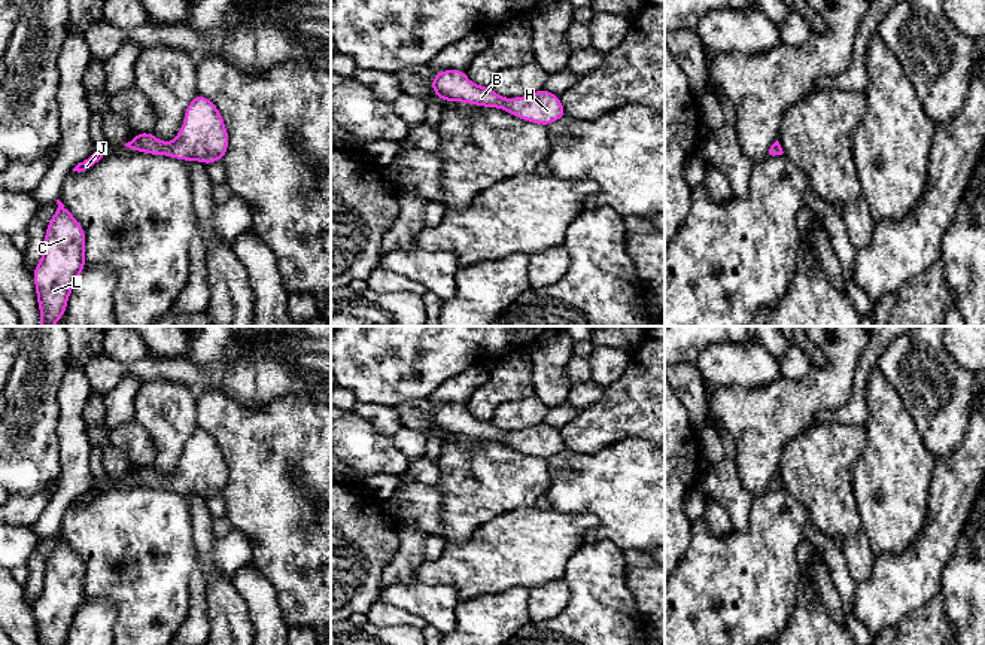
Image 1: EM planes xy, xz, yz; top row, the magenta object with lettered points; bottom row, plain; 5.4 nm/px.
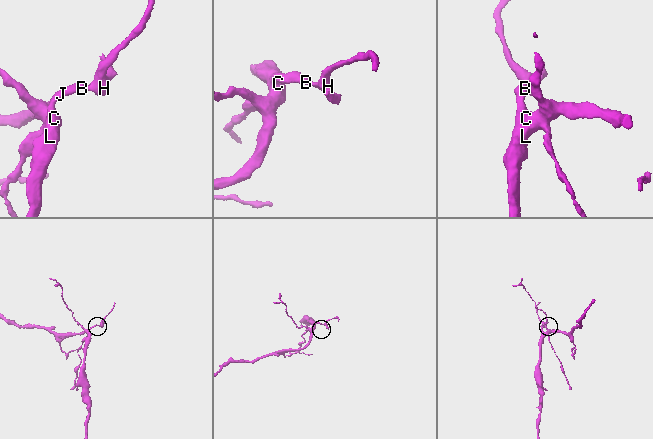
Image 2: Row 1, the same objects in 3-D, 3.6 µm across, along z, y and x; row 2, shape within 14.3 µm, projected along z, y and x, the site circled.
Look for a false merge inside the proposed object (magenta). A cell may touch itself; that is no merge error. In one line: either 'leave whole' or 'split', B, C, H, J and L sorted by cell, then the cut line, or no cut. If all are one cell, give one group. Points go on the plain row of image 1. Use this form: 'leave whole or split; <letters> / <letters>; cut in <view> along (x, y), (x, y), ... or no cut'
leave whole; B C H J L; no cut

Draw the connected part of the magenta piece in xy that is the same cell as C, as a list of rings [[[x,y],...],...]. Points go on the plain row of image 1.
[[[60,533],[57,538],[57,547],[46,562],[43,590],[33,605],[40,645],[66,645],[75,615],[85,602],[85,566]]]

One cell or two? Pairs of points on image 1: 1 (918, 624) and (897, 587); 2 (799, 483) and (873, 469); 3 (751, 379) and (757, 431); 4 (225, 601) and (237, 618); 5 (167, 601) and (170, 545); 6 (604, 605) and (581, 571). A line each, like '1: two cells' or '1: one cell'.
1: two cells
2: two cells
3: two cells
4: one cell
5: one cell
6: one cell

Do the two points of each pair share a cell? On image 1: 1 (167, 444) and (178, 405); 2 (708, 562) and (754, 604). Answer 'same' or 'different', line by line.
1: same
2: same

